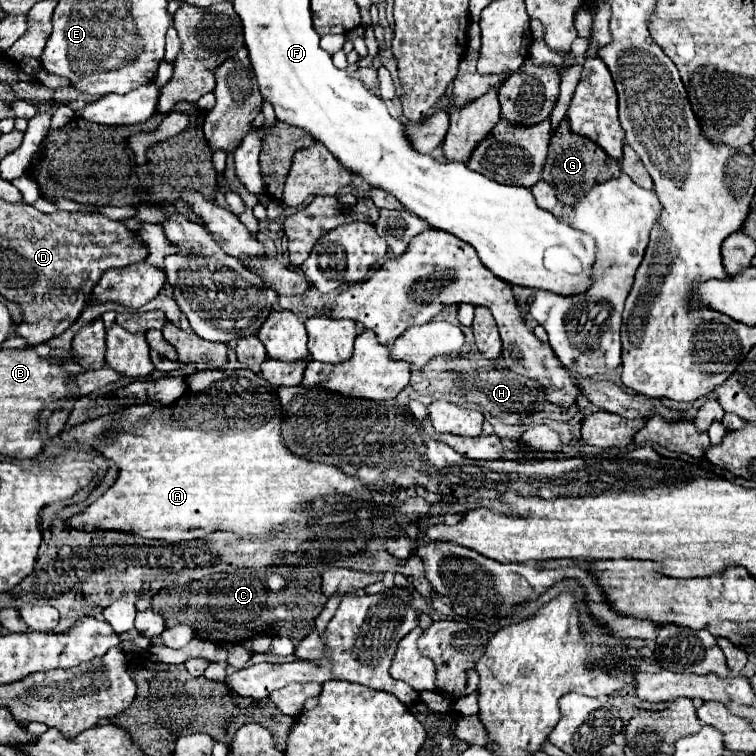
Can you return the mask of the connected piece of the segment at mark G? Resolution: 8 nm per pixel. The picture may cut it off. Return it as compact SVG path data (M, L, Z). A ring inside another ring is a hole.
M567 120L561 122L559 130L551 136L551 142L549 142L549 156L543 168L543 180L555 188L557 200L563 206L571 206L575 200L581 200L595 184L603 184L619 174L621 174L621 166L615 158L607 156L589 138L573 134Z

